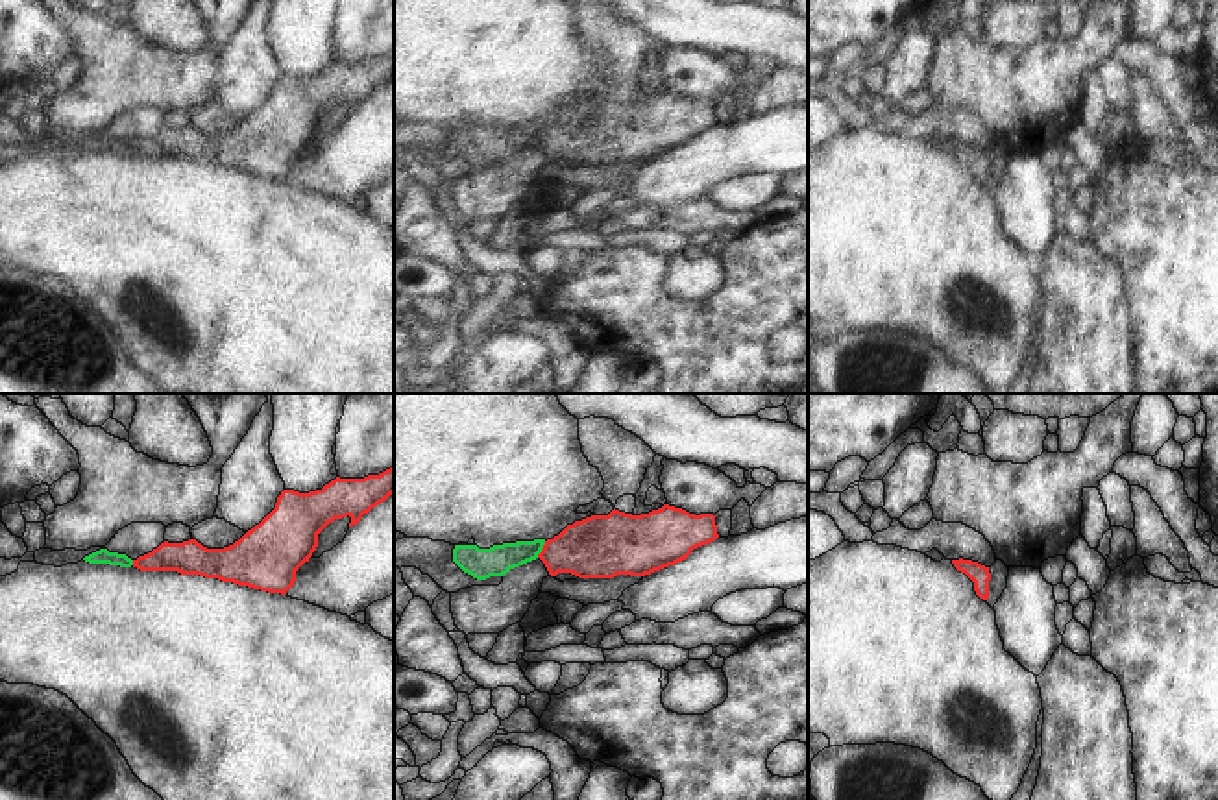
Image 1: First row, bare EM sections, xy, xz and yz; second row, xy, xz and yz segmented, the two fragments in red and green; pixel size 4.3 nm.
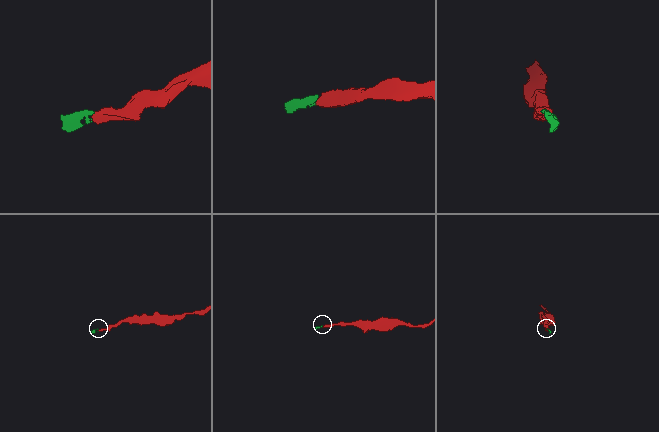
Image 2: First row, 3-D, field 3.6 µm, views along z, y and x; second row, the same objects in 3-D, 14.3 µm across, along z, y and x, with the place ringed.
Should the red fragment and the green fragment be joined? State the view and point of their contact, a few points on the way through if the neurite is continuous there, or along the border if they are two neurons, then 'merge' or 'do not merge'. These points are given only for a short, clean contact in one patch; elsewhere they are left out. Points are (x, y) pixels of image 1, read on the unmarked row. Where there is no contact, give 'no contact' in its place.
xz (542, 135) | across xz (596, 133), (542, 135), (522, 137), (498, 146) | merge

